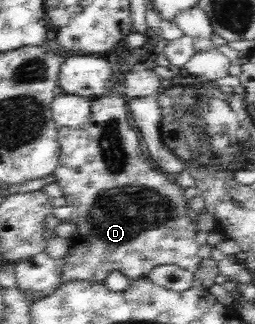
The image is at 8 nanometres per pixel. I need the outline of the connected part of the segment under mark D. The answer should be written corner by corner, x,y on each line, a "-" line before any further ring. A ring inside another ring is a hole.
116,70
116,72
112,72
110,86
108,86
102,94
98,94
98,96
90,96
90,98
88,98
88,101
90,101
90,116
88,116
88,120
86,120
82,126
78,126
78,128
74,129
57,129
59,160
58,168
56,168
55,172
52,172
52,175
54,176
54,179
56,179
54,180
54,183
58,184
58,186
62,188
62,196
66,199
66,206
70,206
70,208
72,208
72,216
70,220
74,223
74,226
76,226
78,235
76,236
76,240
73,240
72,250
64,258
64,266
62,268
62,274
60,274
58,284
56,284
56,286
52,286
52,288
48,288
48,290
30,290
30,292
22,292
29,304
37,303
38,301
51,297
62,285
65,285
66,283
74,281
104,283
108,278
108,275
112,274
114,271
124,274
128,280
132,280
132,283
136,283
142,279
146,279
152,269
163,265
175,265
193,273
195,273
200,267
201,259
198,257
200,247
196,243
196,236
198,234
198,230
196,230
197,222
191,211
191,207
189,206
189,199
184,196
184,190
178,184
174,184
168,176
160,174
158,169
154,168
154,166
150,164
150,161
146,159
146,155
142,152
141,140
138,138
138,133
136,130
133,130
133,127
130,126
130,122
128,121
127,104
129,98
127,96
127,91
125,90
124,72
126,72
126,70

